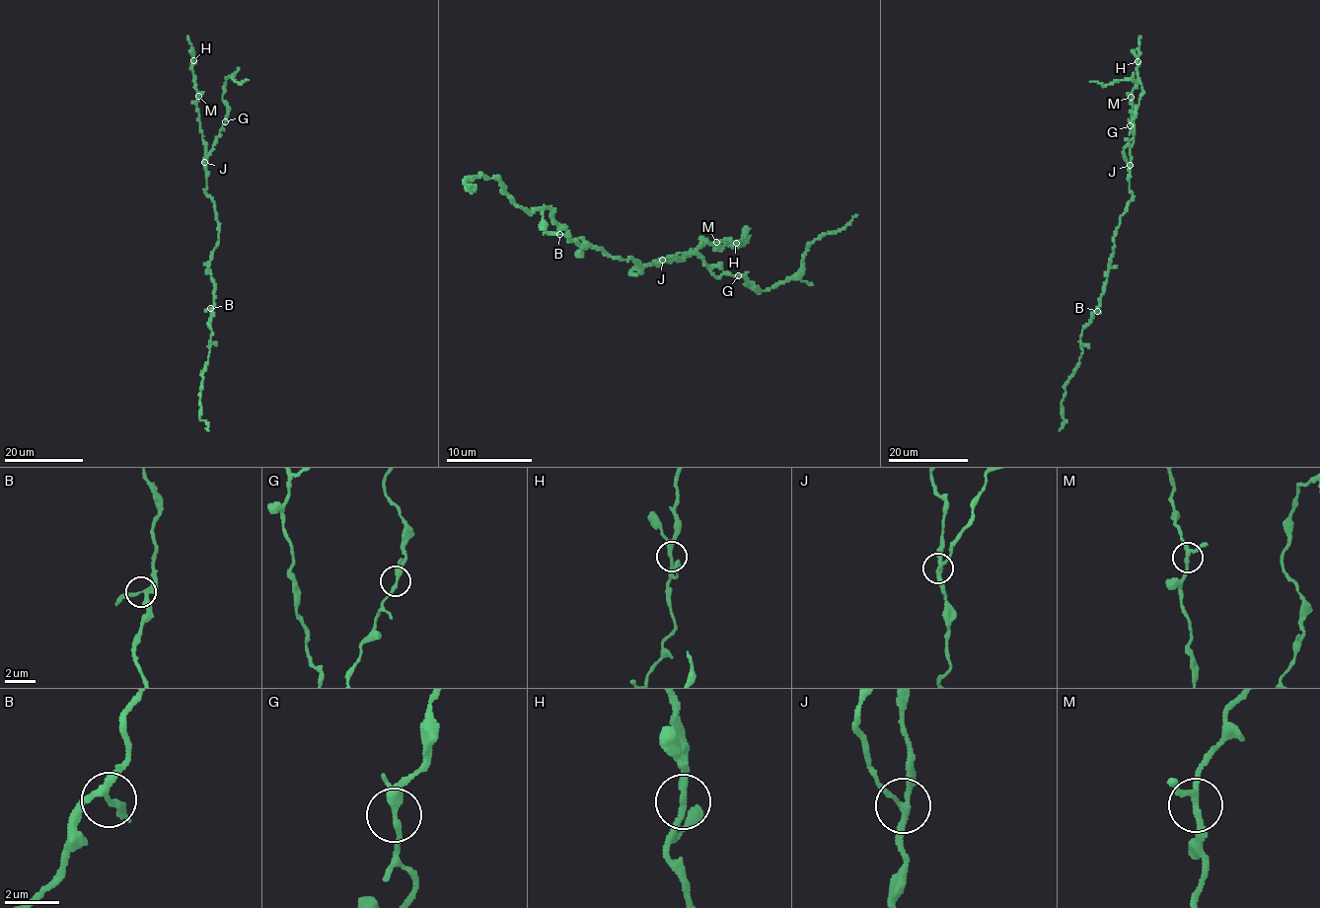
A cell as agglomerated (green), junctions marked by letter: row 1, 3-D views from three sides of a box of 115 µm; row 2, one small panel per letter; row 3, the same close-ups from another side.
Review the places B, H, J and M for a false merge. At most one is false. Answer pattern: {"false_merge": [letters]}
{"false_merge": ["J"]}

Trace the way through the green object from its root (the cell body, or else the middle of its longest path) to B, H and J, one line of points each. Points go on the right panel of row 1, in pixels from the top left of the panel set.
B: (1118, 227), (1113, 237), (1107, 281), (1097, 310)
H: (1118, 227), (1133, 196), (1129, 180), (1130, 149), (1134, 141), (1131, 93), (1138, 80), (1137, 60)
J: (1118, 227), (1133, 196), (1129, 180), (1130, 165)

